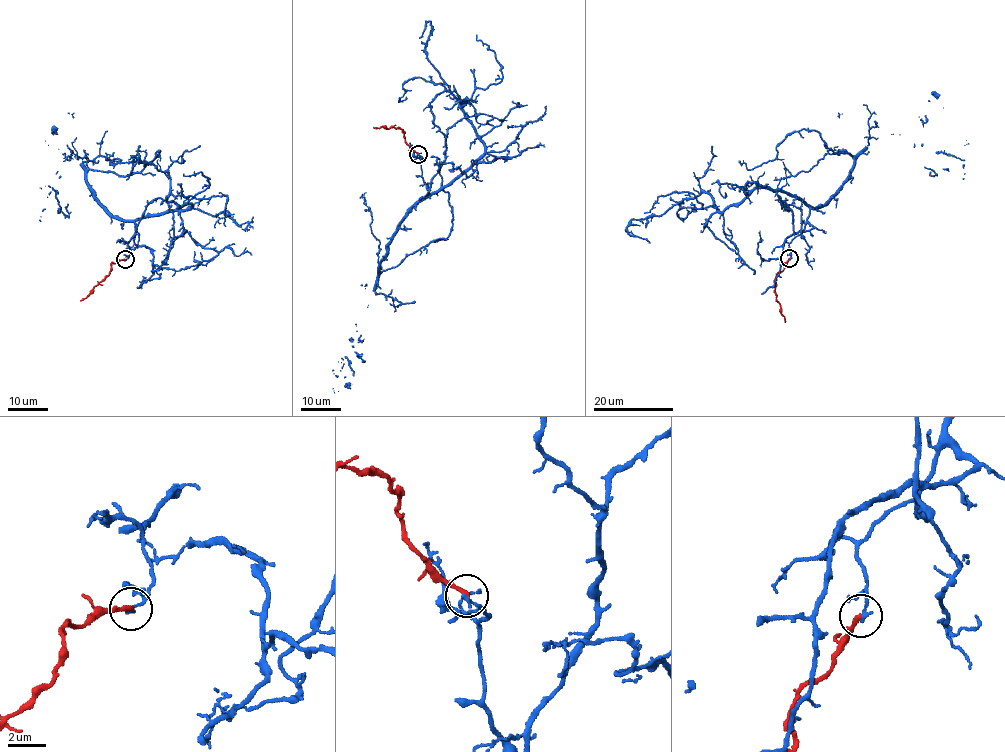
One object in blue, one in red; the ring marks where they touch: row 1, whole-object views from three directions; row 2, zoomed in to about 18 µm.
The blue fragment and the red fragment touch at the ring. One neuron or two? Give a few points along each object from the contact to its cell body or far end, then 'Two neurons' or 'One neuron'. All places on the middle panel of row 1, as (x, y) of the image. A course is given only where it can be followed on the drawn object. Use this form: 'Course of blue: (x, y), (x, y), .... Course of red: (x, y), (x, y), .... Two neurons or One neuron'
Course of blue: (418, 154), (428, 195), (401, 223), (380, 272), (449, 234), (448, 193), (441, 188), (439, 158), (433, 156). Course of red: (418, 154), (405, 139), (403, 130), (373, 127). Two neurons

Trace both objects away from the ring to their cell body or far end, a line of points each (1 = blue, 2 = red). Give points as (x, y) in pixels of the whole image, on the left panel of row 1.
1: (125, 259), (135, 223), (108, 211), (87, 172), (142, 172), (159, 150), (148, 164), (140, 145)
2: (125, 259), (112, 263), (110, 274), (86, 298), (80, 300)

